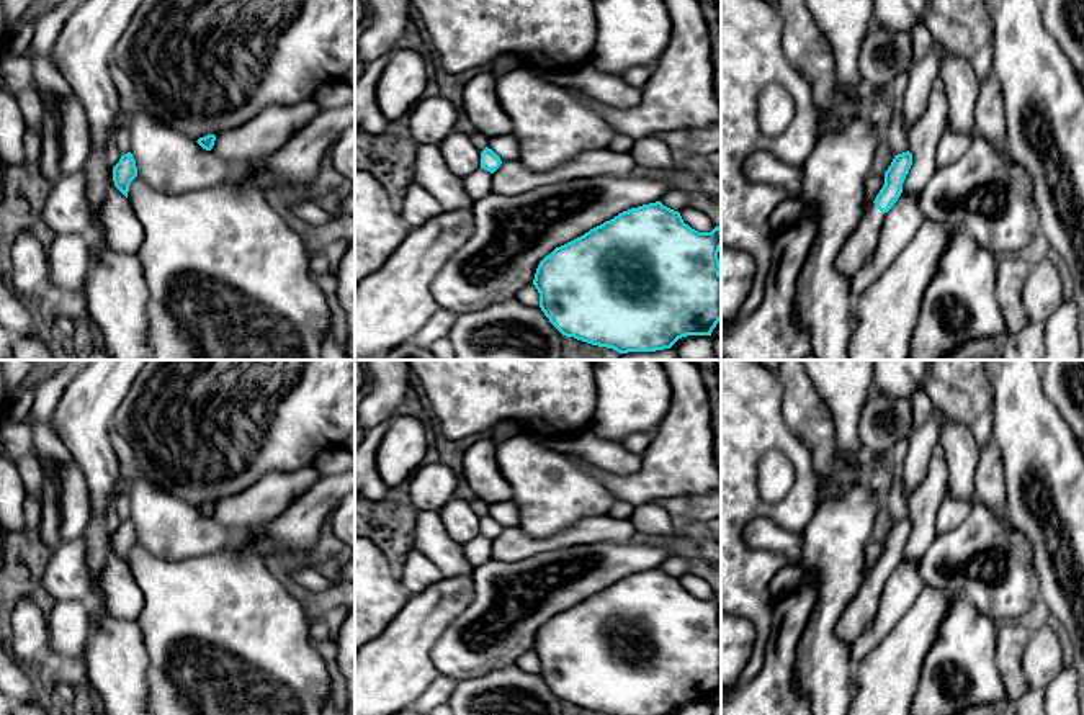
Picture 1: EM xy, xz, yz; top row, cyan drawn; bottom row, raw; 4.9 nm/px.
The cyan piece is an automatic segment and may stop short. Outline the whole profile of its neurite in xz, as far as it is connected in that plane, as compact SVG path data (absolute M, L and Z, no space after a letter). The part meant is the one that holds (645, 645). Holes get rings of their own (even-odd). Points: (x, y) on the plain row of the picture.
M661 568L631 574L556 614L535 640L540 674L566 704L607 715L670 715L687 702L711 702L721 687L721 594L698 599Z

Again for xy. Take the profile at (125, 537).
M131 519L123 520L119 528L110 533L108 558L98 586L106 610L116 618L137 620L144 604L144 594L128 566L129 551L136 543L137 533Z

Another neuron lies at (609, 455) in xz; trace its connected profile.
M505 419L504 424L515 435L528 437L543 447L566 453L580 455L597 468L615 474L633 474L641 468L641 455L623 447L621 442L603 440L592 432L574 435L556 435L551 425L523 419Z

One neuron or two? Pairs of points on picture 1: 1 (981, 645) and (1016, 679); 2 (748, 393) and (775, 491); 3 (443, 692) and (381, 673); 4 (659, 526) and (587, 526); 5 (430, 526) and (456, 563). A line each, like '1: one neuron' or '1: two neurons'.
1: two neurons
2: two neurons
3: two neurons
4: two neurons
5: one neuron

